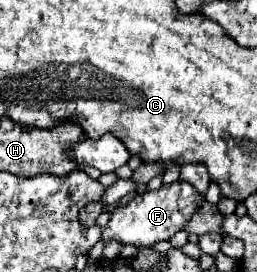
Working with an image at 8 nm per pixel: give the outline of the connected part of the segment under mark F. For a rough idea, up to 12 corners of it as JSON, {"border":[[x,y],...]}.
{"border":[[187,181],[111,211],[103,239],[149,247],[185,229],[205,195]]}

